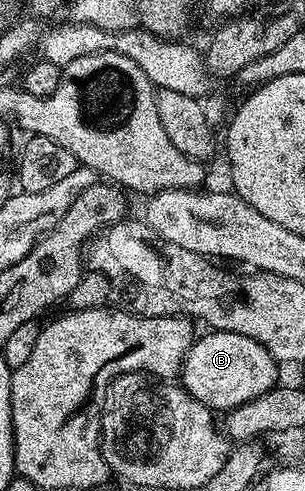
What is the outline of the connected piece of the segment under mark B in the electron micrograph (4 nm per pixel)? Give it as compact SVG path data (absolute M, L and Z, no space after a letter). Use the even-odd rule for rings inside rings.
M211 330L204 338L196 337L192 341L191 347L188 348L187 354L183 358L181 385L191 397L208 406L211 411L226 412L249 400L257 400L257 396L274 390L277 385L275 369L277 369L275 357L264 346L257 344L255 340L249 340L247 336L241 336L237 332Z

